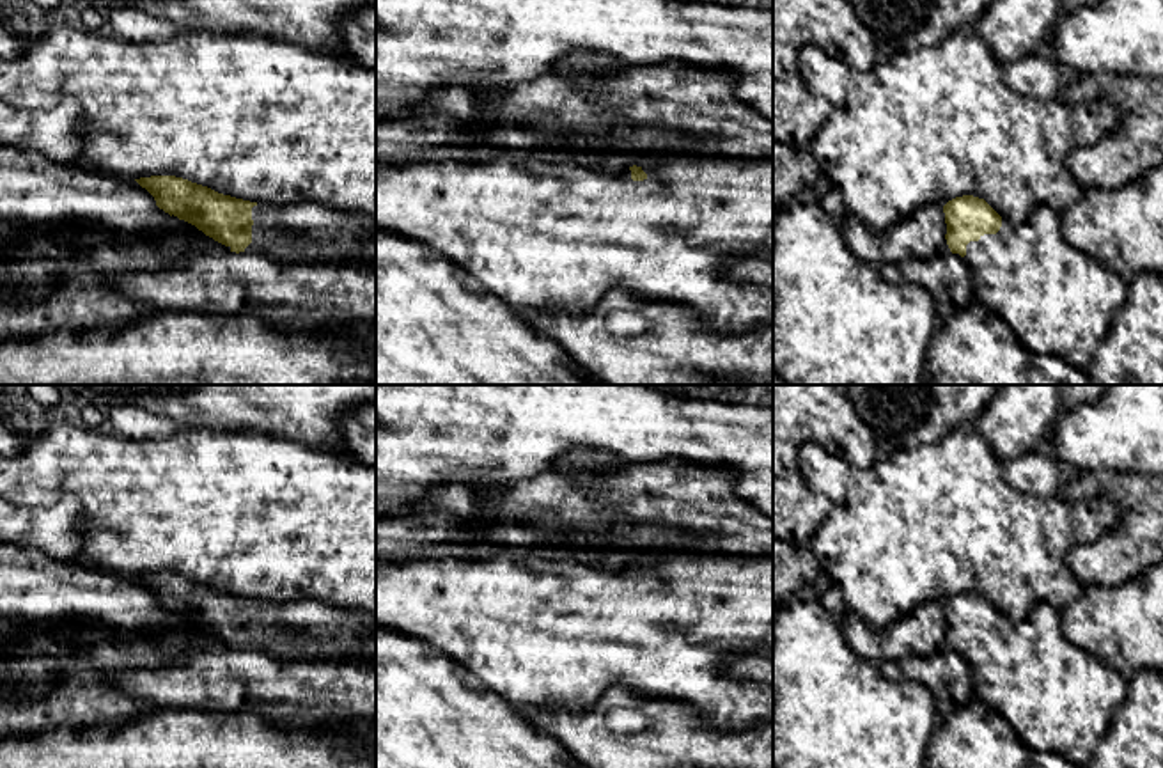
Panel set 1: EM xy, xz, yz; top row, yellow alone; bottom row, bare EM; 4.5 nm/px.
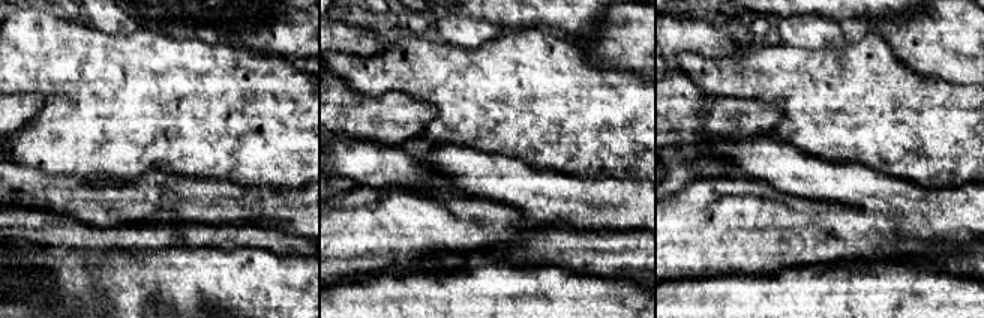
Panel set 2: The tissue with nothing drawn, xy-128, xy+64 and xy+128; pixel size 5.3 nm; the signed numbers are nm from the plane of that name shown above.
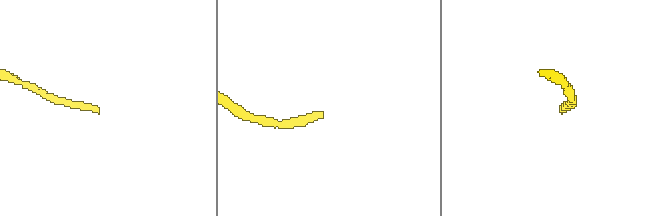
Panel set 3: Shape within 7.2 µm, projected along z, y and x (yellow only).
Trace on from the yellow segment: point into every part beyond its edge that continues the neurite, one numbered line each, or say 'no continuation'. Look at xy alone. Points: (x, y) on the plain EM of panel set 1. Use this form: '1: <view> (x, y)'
1: xy (307, 628)

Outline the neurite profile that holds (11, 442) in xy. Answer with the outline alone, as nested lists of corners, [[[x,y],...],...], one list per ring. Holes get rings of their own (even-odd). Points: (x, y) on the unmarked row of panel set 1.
[[[0,420],[0,454],[18,454],[25,447],[25,438]]]

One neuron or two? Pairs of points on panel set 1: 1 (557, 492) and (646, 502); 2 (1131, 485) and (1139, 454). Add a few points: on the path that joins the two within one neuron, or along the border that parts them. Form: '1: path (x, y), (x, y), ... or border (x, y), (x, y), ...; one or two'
1: path (578, 502), (624, 502); one
2: border (1094, 469), (1140, 472), (1144, 476); two

